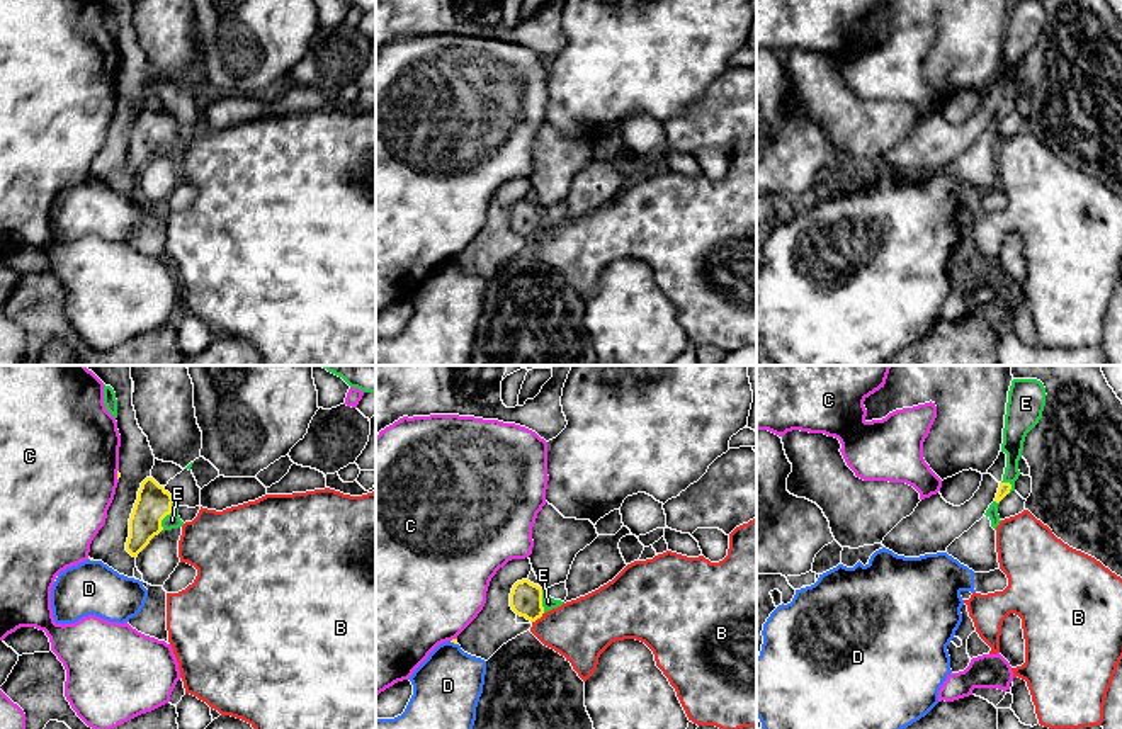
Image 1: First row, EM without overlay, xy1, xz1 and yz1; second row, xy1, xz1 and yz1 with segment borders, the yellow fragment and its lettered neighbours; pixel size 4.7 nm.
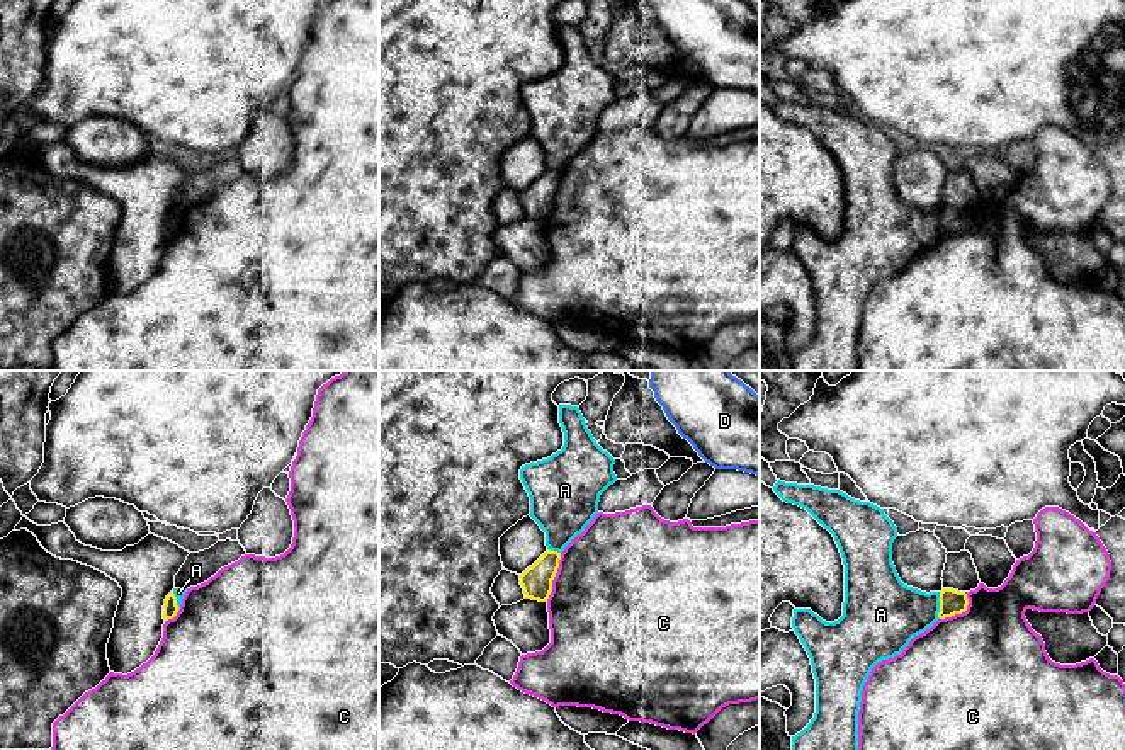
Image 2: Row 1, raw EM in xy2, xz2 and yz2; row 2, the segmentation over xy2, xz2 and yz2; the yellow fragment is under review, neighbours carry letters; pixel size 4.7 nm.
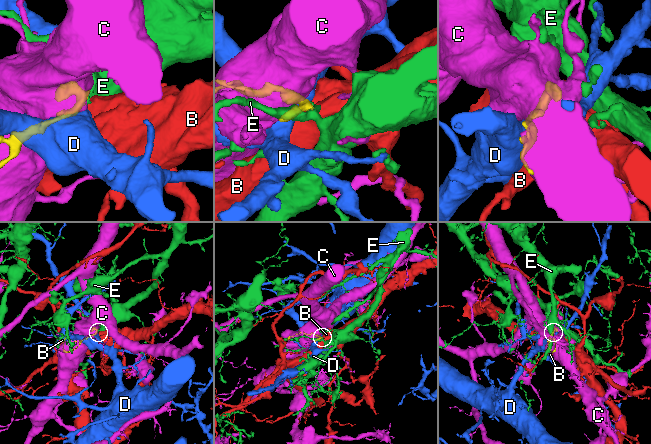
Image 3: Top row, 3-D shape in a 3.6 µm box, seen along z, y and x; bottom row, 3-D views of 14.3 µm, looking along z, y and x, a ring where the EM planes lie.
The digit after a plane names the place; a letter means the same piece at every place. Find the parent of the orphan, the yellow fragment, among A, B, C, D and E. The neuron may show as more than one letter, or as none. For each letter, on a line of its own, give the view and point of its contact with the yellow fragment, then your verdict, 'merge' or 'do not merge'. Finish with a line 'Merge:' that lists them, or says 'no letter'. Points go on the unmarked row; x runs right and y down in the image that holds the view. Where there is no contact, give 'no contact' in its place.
A: yz2 (940, 225) | do not merge
B: xz1 (538, 237) | do not merge
C: xz2 (554, 194) | do not merge
D: xz1 (453, 260) | do not merge
E: xy1 (167, 133) | merge
Merge: E

